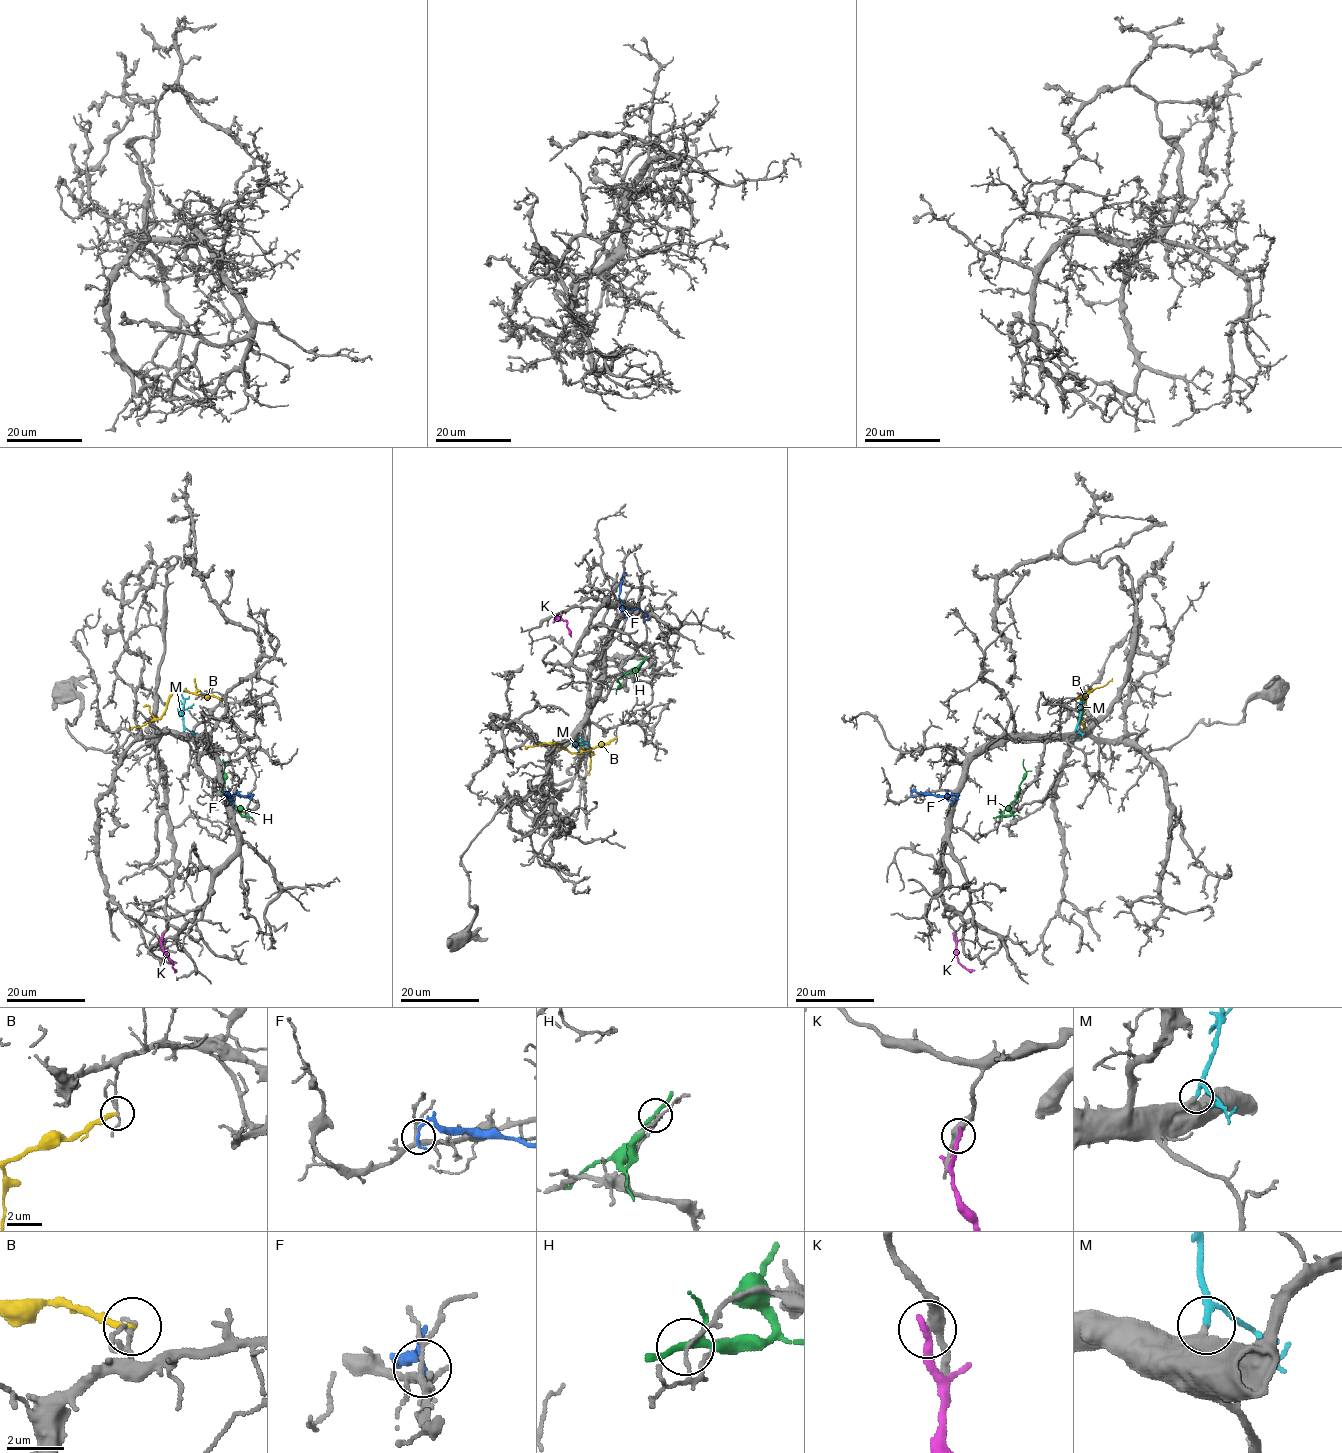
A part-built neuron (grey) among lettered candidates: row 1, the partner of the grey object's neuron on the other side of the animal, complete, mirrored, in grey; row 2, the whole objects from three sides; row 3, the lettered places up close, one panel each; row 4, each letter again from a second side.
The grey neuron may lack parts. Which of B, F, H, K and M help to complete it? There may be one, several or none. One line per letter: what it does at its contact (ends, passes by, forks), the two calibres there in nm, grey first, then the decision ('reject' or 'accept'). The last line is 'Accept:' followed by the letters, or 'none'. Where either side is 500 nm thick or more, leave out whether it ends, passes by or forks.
B: it ends there; 90 nm thick on the grey side, 220 nm on the other; reject
F: it ends there; 200 nm thick on the grey side, 180 nm on the other; reject
H: it forks there; 120 nm thick on the grey side, 190 nm on the other; reject
K: it ends there; 380 nm thick on the grey side, 300 nm on the other; reject
M: 550 nm thick on the grey side, 180 nm on the other; accept
Accept: M

